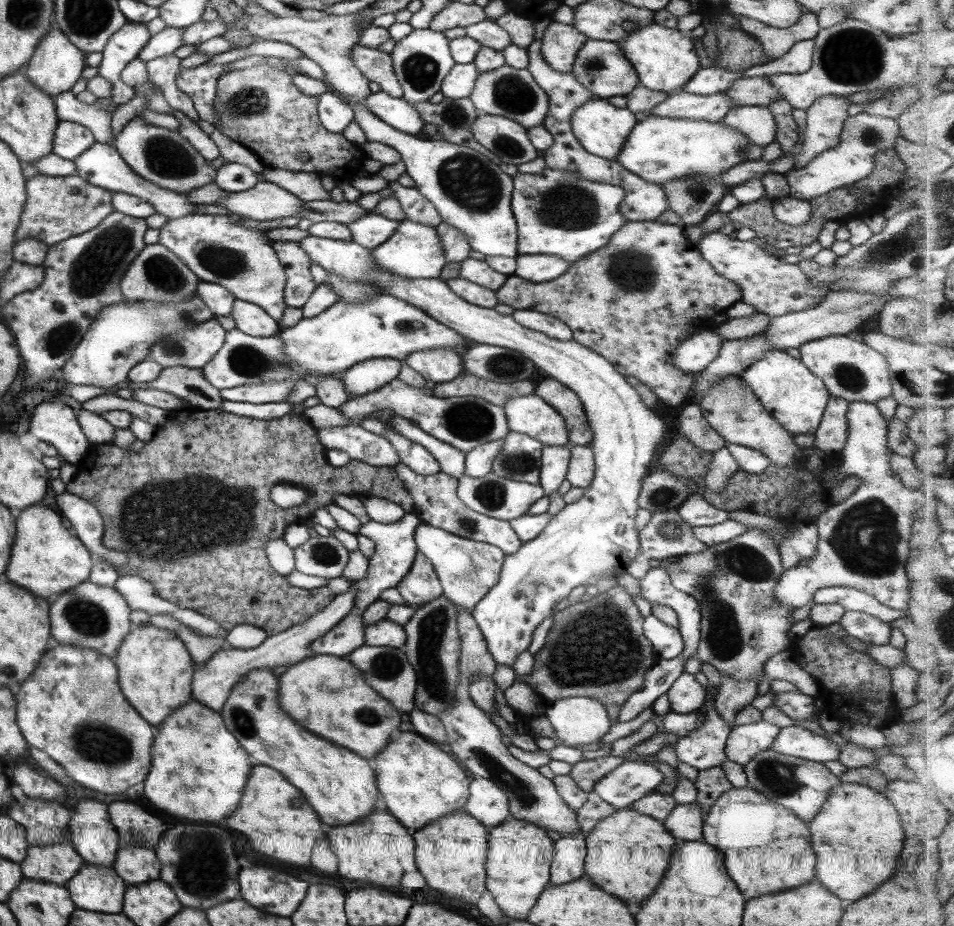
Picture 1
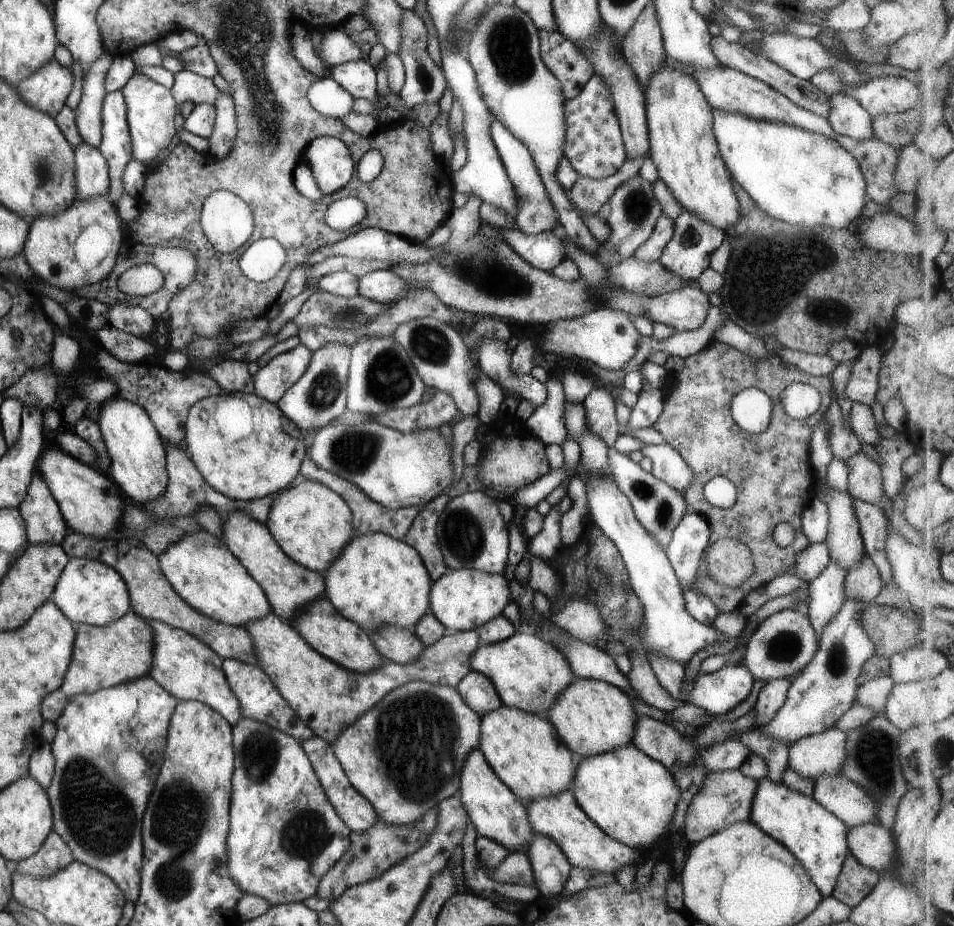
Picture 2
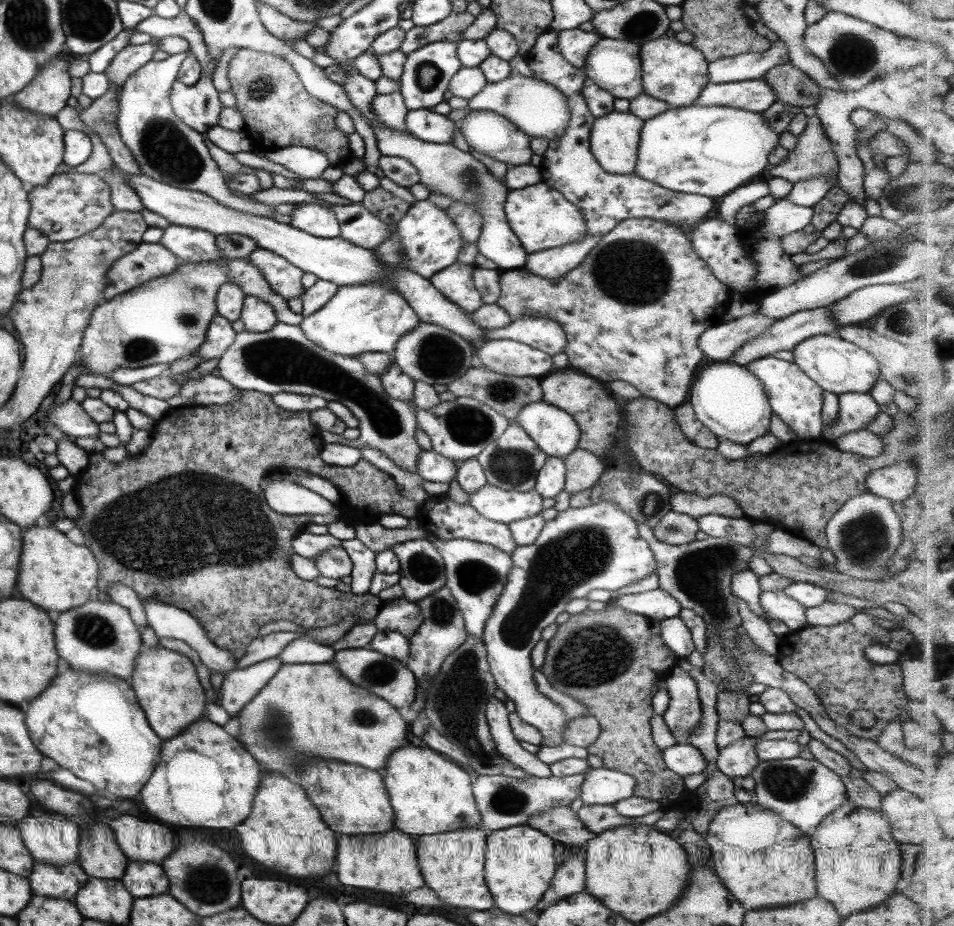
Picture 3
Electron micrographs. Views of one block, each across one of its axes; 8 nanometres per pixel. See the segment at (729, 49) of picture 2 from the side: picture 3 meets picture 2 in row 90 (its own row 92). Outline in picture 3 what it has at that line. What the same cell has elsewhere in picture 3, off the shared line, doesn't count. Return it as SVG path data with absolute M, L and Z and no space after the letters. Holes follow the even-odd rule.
M791 63L774 66L769 69L761 79L773 87L778 98L776 101L788 104L789 106L812 108L820 99L820 86L806 74L803 74L798 68L795 68Z

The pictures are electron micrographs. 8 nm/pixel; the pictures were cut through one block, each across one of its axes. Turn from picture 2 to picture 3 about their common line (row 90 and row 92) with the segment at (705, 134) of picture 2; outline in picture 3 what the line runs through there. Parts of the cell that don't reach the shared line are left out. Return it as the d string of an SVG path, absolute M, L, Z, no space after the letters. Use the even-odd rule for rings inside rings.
M664 35L655 38L655 40L645 42L645 44L641 44L639 58L642 92L657 100L662 100L665 104L668 104L670 108L693 105L697 98L699 98L701 91L705 88L705 85L708 83L708 62L704 59L704 56L690 44L679 43L679 41L673 37Z

